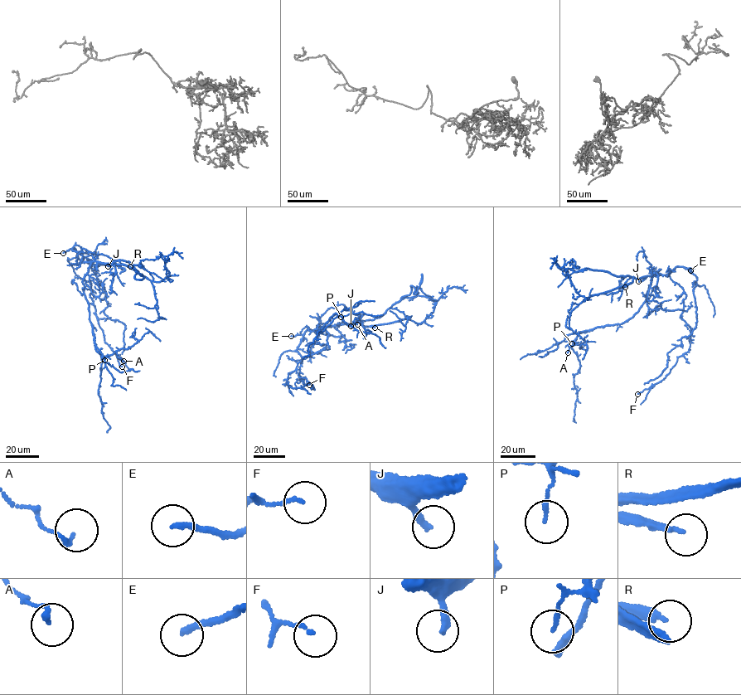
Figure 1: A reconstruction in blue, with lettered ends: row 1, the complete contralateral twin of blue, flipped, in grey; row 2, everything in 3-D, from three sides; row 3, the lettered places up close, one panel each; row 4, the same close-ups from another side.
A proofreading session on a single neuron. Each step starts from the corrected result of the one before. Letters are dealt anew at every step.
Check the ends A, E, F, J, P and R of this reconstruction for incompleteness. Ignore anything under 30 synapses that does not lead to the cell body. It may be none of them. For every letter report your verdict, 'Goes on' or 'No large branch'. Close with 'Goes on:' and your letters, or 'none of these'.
A: No large branch
E: Goes on
F: No large branch
J: Goes on
P: No large branch
R: Goes on
Goes on: E, J, R

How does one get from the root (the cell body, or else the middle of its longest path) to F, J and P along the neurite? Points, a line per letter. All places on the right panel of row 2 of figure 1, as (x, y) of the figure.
F: (651, 280), (648, 306), (652, 309), (683, 311), (680, 317), (690, 328), (690, 346), (665, 378), (637, 394)
J: (651, 280), (652, 276), (648, 276), (638, 281)
P: (651, 280), (646, 298), (634, 315), (620, 323), (606, 324), (580, 332), (572, 343)

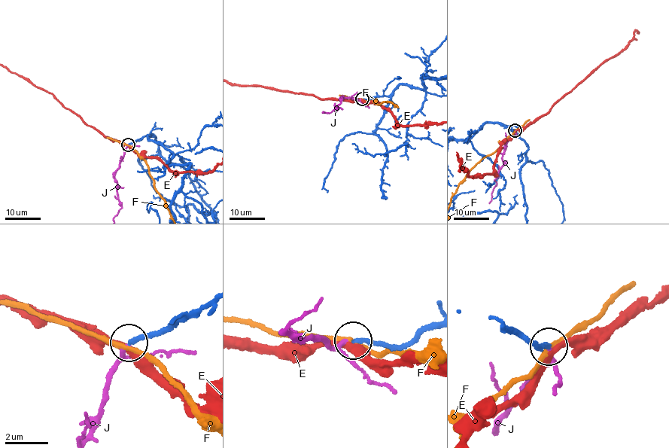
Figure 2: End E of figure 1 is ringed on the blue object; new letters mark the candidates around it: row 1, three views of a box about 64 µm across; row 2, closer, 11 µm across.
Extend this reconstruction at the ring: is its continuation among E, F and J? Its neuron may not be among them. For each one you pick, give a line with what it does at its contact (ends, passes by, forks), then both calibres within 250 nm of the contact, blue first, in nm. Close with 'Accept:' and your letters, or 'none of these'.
J: it passes by; 220 nm thick on the blue side, 130 nm on the other
Accept: J

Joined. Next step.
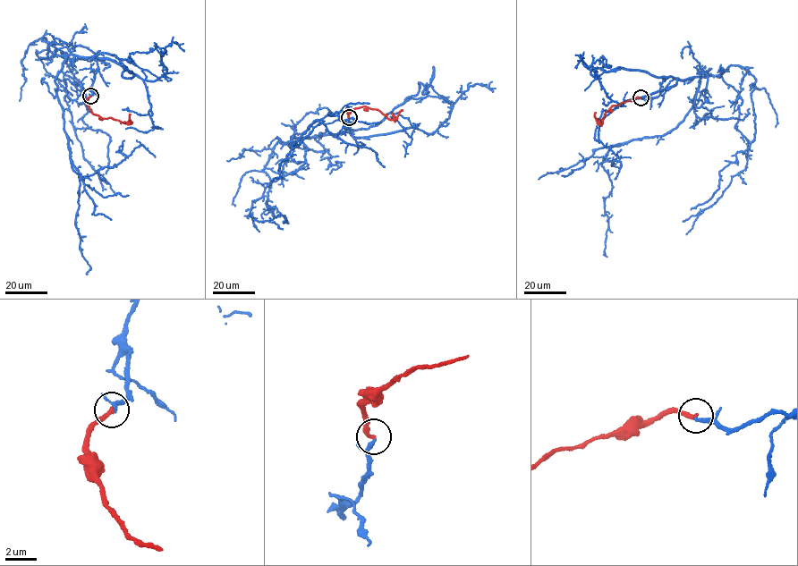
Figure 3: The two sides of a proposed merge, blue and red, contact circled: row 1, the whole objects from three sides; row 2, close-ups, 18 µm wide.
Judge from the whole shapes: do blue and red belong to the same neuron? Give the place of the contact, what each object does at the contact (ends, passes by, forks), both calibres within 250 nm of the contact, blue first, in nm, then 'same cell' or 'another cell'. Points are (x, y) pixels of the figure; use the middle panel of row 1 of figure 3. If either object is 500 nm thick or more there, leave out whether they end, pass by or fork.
(349, 117) | blue ends | red ends | 240/280 nm | another cell

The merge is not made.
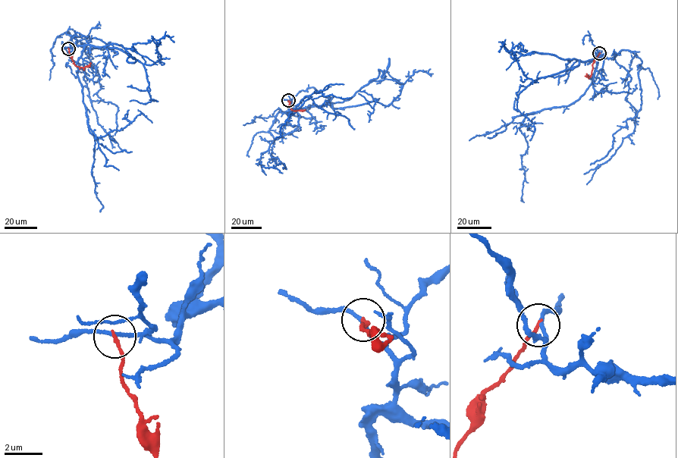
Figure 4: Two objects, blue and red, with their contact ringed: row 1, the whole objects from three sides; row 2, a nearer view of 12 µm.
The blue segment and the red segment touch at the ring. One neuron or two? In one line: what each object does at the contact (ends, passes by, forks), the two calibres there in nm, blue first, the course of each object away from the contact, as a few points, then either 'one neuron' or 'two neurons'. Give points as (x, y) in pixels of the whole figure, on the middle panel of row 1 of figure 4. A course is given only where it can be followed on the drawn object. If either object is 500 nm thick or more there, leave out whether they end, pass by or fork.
blue passes by; red ends there; 180 nm thick on the blue side, 170 nm on the other; blue runs (288, 100), (291, 108), (302, 108), (288, 110), (287, 115), (309, 98), (289, 114), (274, 139); red runs (288, 100), (291, 109), (305, 110); two neurons

